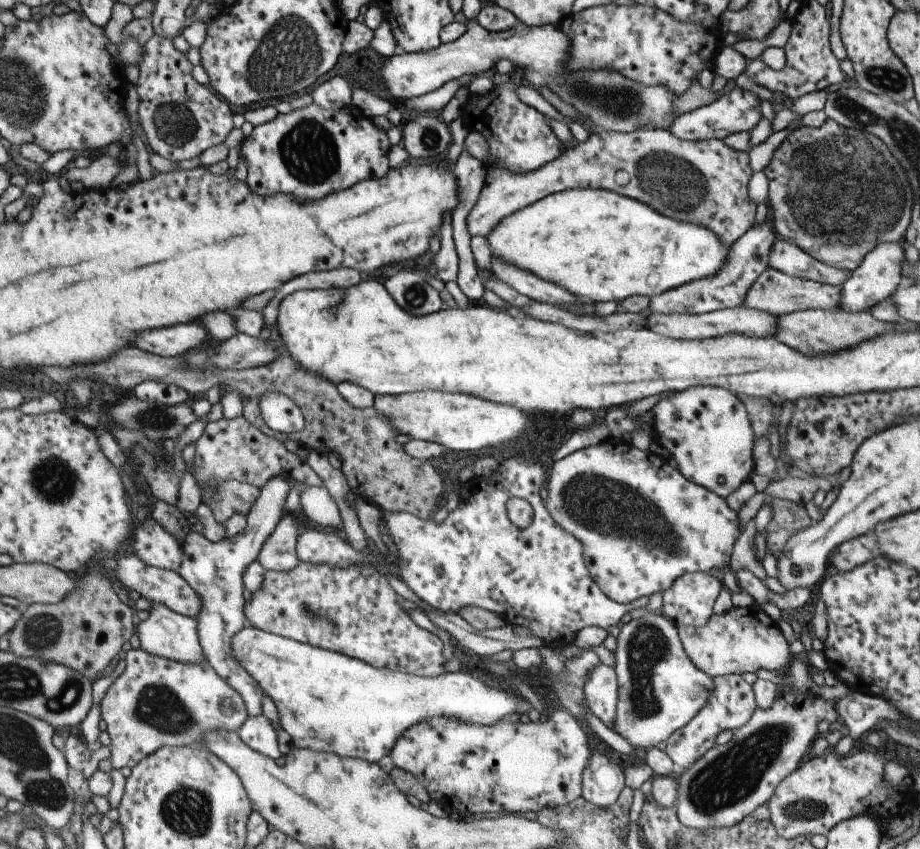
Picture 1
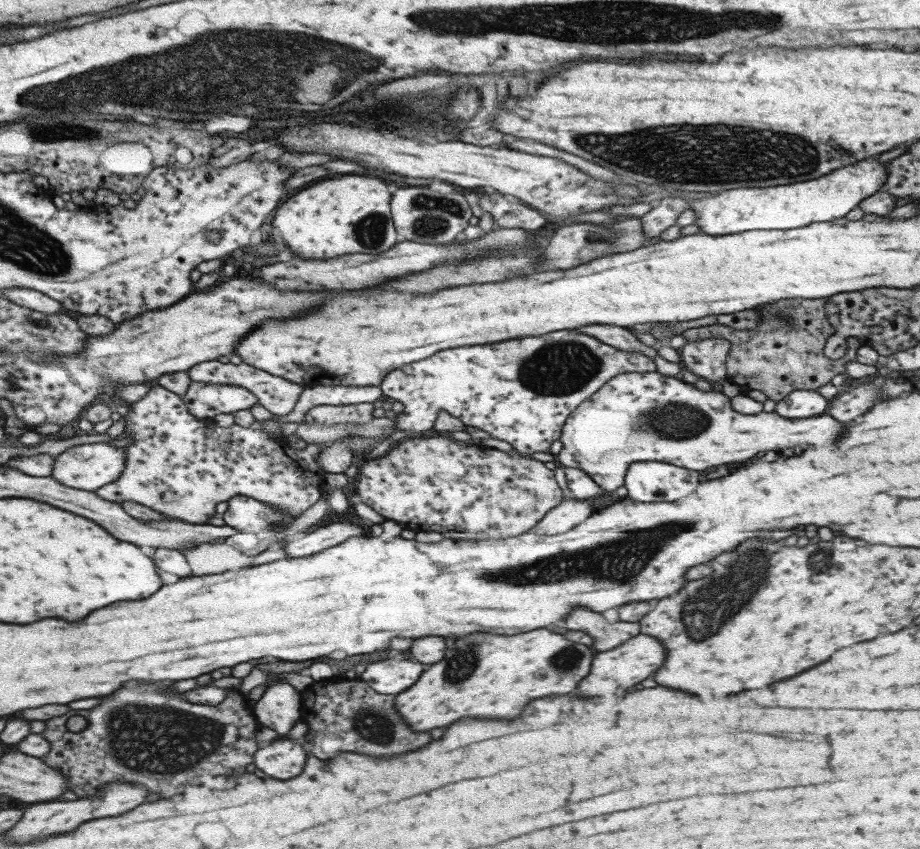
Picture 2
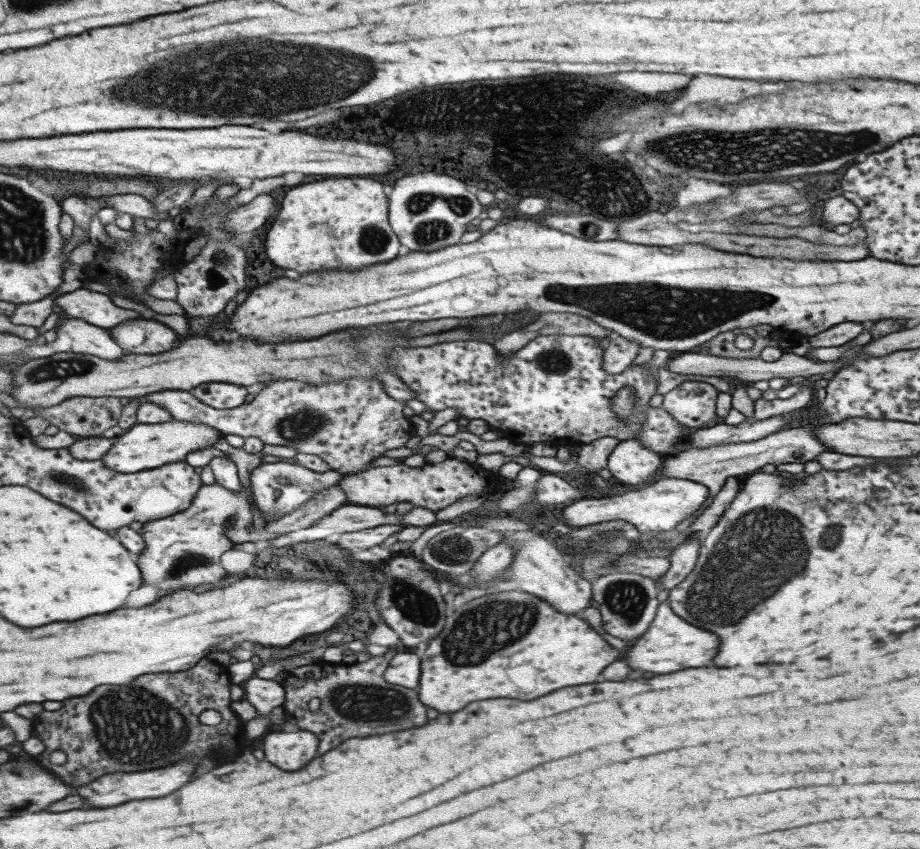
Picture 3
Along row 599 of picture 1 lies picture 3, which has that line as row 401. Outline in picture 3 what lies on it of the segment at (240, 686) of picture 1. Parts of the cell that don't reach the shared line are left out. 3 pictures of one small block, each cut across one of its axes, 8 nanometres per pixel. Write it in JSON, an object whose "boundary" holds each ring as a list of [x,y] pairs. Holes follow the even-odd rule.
{"boundary":[[[210,382],[193,388],[192,395],[204,404],[216,409],[237,408],[244,405],[248,390],[244,386],[224,382]]]}

